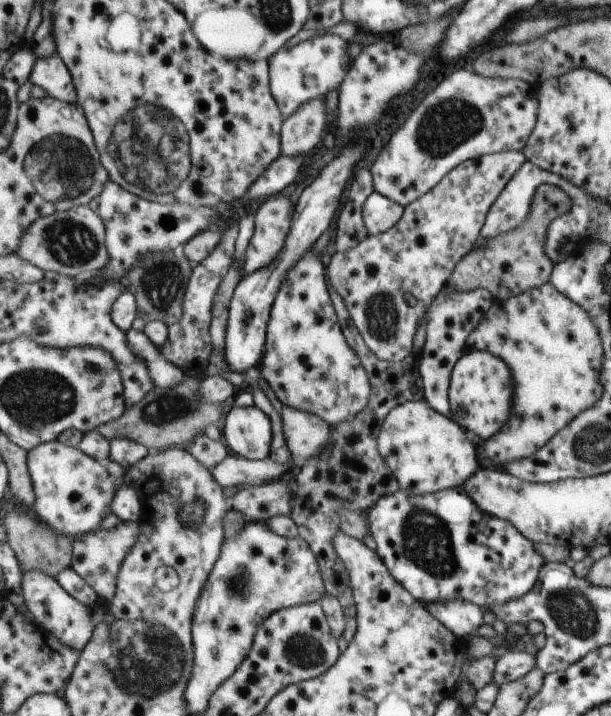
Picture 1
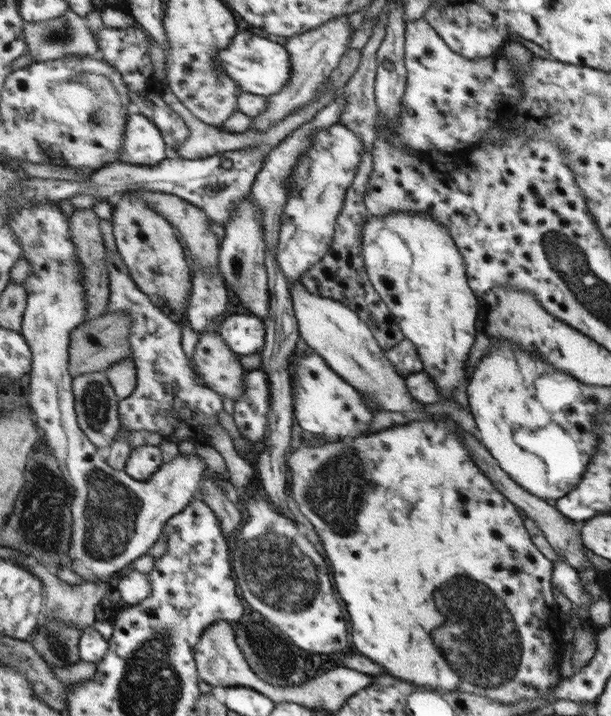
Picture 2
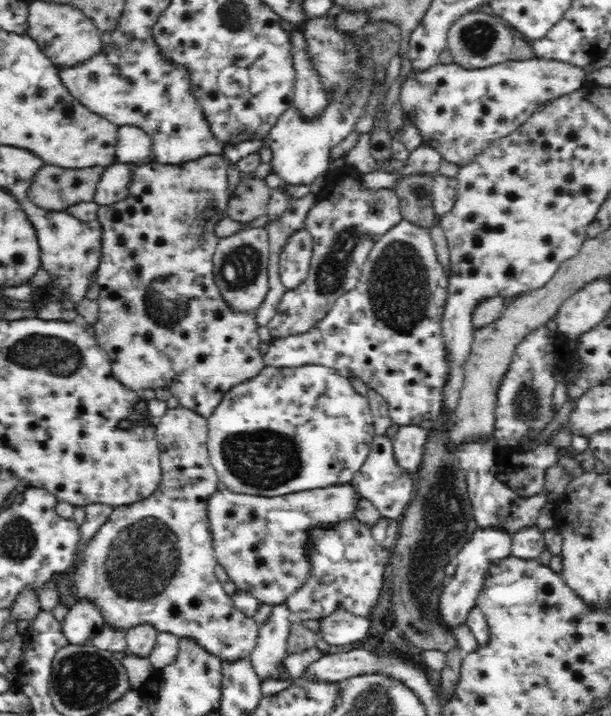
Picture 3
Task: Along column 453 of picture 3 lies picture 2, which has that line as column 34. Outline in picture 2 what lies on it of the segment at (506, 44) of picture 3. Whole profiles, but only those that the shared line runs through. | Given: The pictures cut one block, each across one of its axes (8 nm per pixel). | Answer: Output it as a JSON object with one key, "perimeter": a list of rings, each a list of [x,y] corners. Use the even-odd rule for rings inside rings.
{"perimeter":[[[69,9],[63,16],[45,22],[33,22],[29,24],[23,20],[23,33],[29,43],[27,52],[35,62],[47,62],[59,60],[67,55],[81,55],[81,57],[92,57],[98,49],[97,38],[91,30],[85,17]]]}

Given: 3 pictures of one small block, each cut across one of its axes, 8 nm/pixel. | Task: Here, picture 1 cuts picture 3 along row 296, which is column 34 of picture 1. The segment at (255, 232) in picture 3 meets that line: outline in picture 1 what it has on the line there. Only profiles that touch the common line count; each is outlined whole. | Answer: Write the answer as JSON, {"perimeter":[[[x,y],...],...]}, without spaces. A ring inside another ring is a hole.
{"perimeter":[[[82,205],[68,212],[43,216],[33,222],[23,234],[21,246],[15,254],[45,272],[85,279],[109,264],[105,236],[105,224],[98,211],[93,210],[91,206]]]}

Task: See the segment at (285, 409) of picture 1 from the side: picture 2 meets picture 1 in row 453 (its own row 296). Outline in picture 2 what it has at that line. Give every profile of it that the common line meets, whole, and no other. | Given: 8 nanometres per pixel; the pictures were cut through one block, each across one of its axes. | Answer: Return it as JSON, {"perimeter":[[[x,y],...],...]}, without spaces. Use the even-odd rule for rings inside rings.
{"perimeter":[[[297,279],[288,288],[294,318],[298,323],[298,336],[307,347],[325,360],[339,378],[350,383],[360,394],[369,395],[381,411],[399,412],[417,409],[413,396],[407,394],[405,377],[399,376],[382,348],[375,343],[369,324],[341,303],[311,294]]]}

